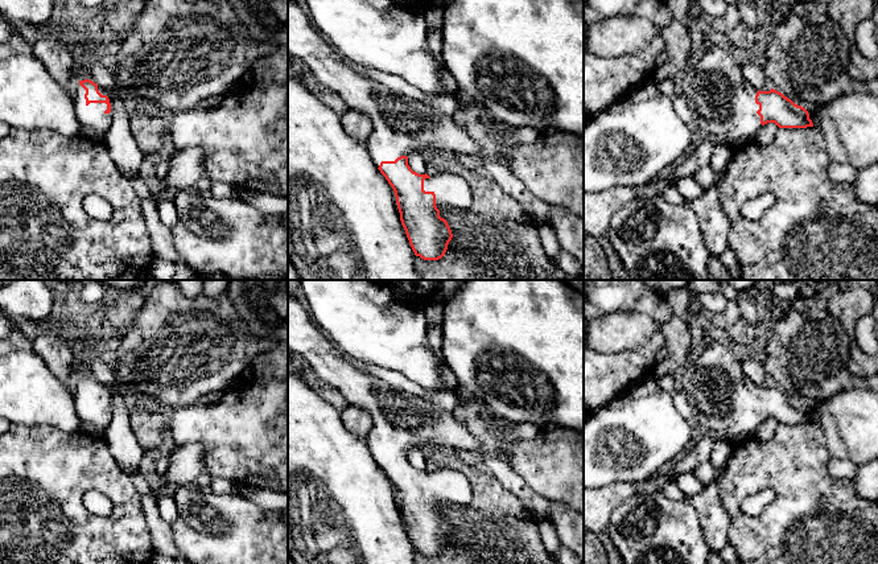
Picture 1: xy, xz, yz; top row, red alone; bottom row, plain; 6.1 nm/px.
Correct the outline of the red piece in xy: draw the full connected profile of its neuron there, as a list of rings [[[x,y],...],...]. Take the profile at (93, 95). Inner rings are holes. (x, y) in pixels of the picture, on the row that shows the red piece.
[[[145,0],[143,11],[124,28],[119,37],[116,88],[107,91],[90,79],[75,82],[73,96],[75,115],[81,127],[92,128],[99,136],[106,135],[112,125],[114,98],[125,98],[129,106],[154,106],[169,115],[195,107],[197,103],[210,98],[222,98],[251,65],[269,57],[277,49],[269,42],[252,41],[248,30],[236,20],[227,0],[209,3],[197,0]]]

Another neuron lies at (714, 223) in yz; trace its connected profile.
[[[717,182],[688,205],[696,214],[710,256],[729,251],[730,221],[722,209]]]

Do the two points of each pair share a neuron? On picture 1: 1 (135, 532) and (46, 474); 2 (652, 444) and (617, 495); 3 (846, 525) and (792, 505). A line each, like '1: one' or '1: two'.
1: one
2: two
3: one

